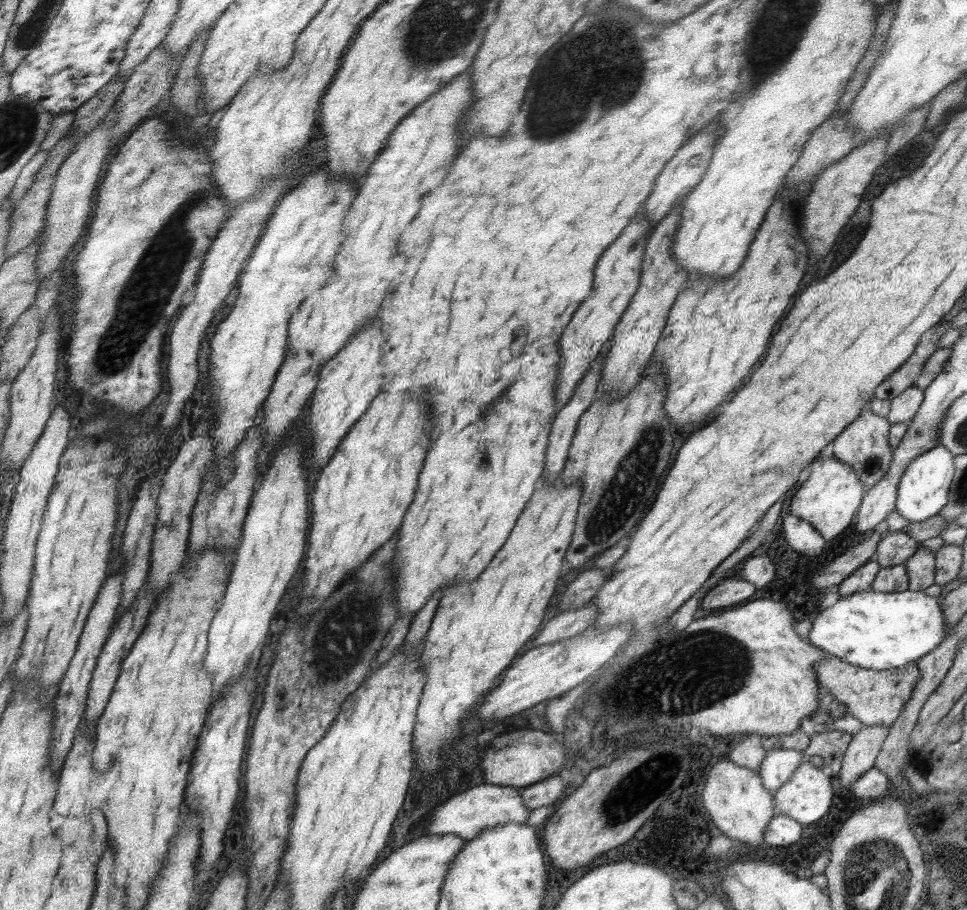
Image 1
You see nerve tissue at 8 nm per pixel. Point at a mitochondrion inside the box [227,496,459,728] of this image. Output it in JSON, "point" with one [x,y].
{"point":[346,629]}

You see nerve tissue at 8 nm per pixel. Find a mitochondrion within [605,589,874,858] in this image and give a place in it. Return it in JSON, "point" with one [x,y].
{"point":[720,655]}

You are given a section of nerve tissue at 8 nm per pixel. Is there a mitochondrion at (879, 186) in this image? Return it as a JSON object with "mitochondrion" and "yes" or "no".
{"mitochondrion":"no"}

